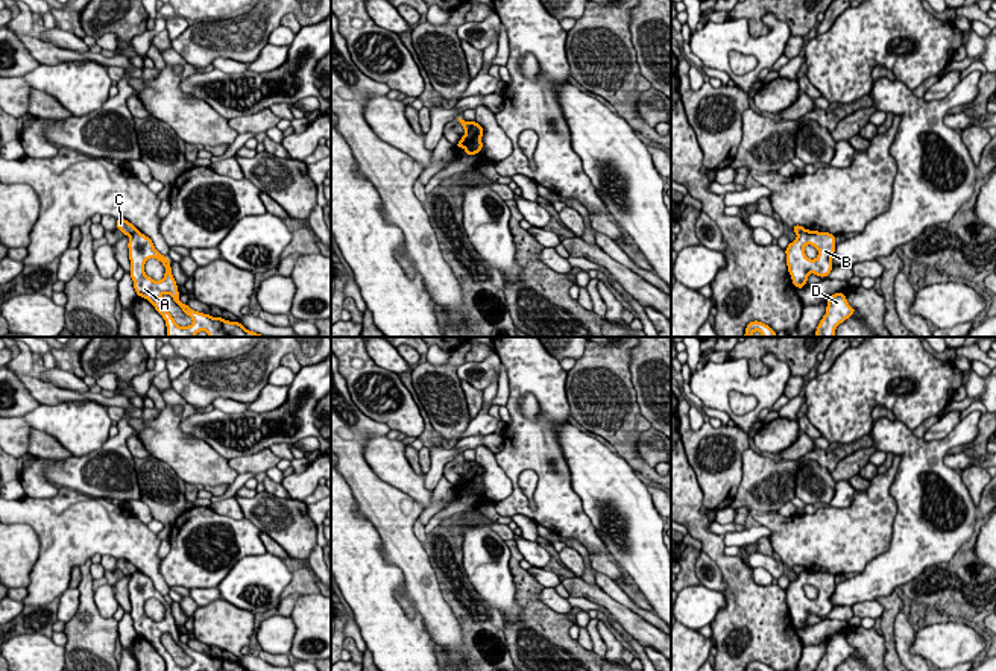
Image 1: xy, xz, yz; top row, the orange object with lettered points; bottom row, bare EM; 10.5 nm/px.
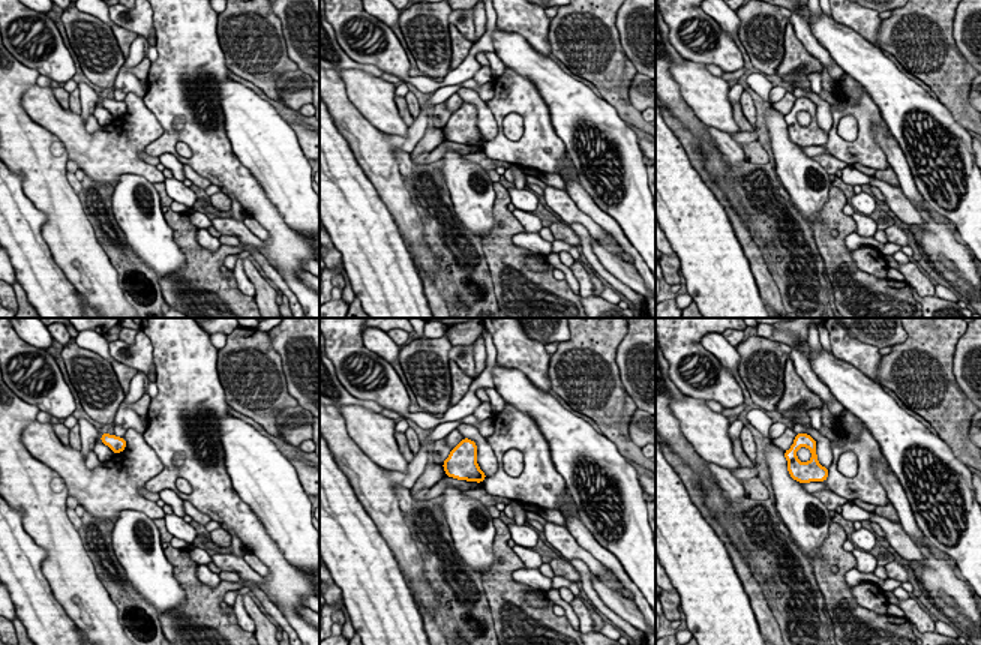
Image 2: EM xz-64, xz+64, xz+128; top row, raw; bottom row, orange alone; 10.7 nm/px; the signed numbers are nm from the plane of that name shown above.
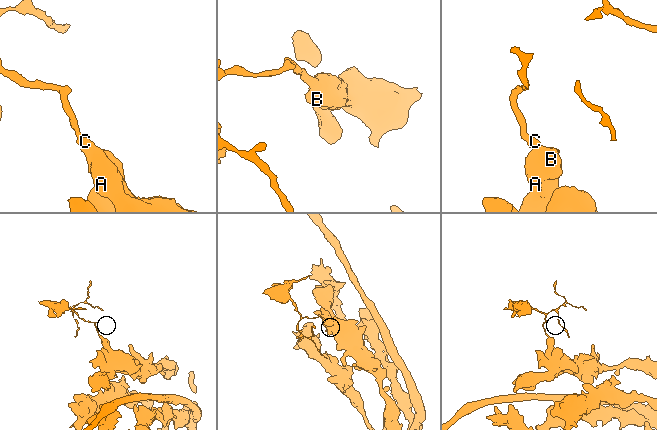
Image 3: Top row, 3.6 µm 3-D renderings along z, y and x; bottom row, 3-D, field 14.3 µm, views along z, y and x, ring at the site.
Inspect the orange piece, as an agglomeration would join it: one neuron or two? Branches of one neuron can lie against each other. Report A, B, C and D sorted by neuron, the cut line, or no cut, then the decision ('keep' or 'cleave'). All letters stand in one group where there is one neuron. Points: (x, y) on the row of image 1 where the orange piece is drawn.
groups A B D / C; cut xy (137, 231), (129, 236); cleave

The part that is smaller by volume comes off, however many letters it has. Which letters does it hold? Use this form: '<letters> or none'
C

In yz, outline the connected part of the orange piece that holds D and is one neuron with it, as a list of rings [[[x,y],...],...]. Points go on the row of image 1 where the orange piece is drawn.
[[[835,293],[827,299],[826,314],[820,320],[815,336],[835,337],[835,329],[846,319],[853,316],[855,308],[849,305],[844,293]]]

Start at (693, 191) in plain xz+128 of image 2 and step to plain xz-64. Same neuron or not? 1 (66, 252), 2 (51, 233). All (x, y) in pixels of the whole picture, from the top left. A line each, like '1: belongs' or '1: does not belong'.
1: does not belong
2: does not belong

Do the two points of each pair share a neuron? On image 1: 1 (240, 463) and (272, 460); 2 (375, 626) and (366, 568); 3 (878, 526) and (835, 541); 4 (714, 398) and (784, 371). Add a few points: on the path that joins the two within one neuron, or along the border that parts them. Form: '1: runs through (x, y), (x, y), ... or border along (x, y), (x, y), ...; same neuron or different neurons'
1: runs through (248, 463), (264, 460); same neuron
2: runs through (375, 612), (371, 586), (366, 582); same neuron
3: runs through (867, 526), (860, 533), (846, 539); same neuron
4: runs through (731, 384), (767, 384); same neuron

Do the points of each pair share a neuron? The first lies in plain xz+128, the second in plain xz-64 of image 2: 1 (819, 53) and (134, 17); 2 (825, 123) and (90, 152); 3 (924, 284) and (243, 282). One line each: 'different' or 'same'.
1: same
2: same
3: same

